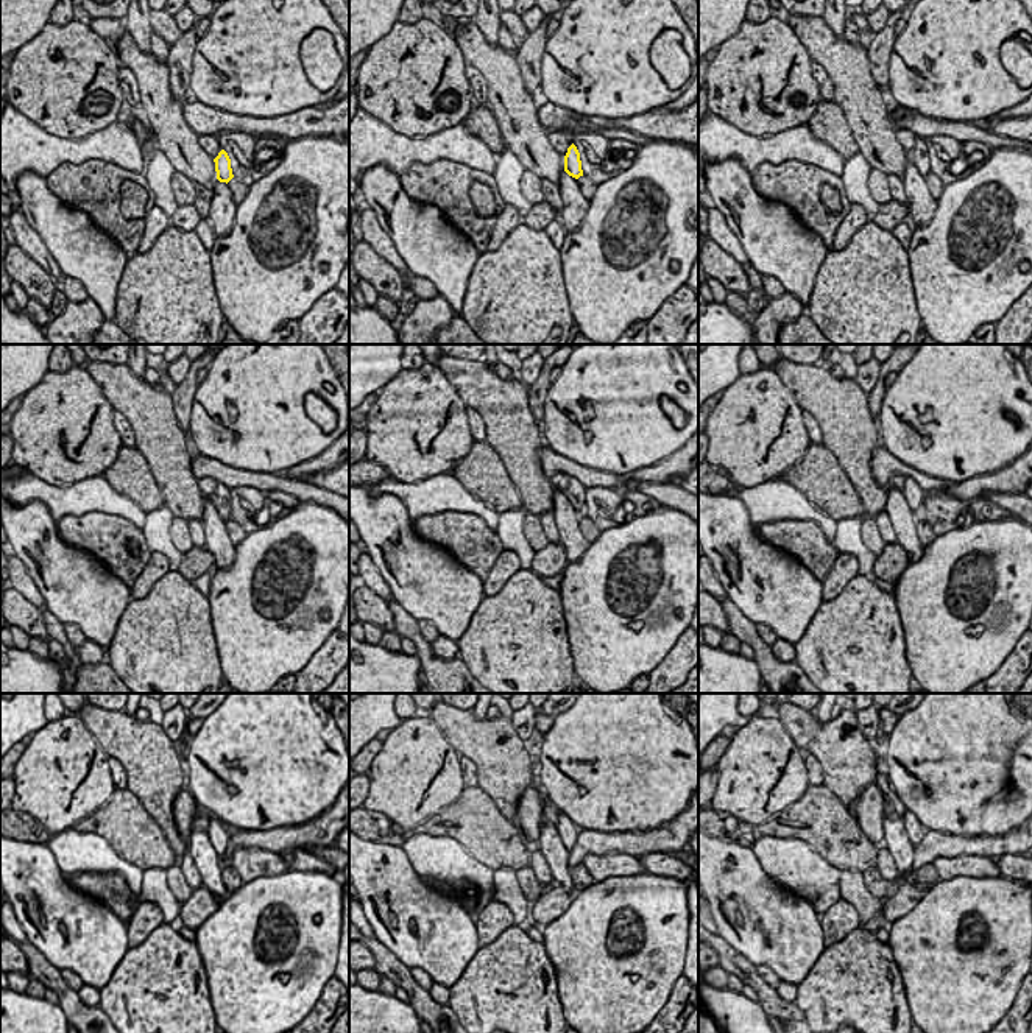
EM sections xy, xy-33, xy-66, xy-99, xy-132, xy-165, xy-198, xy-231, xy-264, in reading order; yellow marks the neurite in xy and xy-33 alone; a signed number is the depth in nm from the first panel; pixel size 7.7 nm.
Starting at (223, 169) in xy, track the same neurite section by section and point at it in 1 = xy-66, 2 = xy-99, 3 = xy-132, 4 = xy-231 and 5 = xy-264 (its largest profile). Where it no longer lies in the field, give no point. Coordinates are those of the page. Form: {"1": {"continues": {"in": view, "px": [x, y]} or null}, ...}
{"1": {"continues": {"in": "xy-66", "px": [920, 156]}}, "2": {"continues": {"in": "xy-99", "px": [222, 505]}}, "3": {"continues": {"in": "xy-132", "px": [566, 514]}}, "4": {"continues": {"in": "xy-231", "px": [569, 832]}}, "5": {"continues": {"in": "xy-264", "px": [915, 829]}}}

